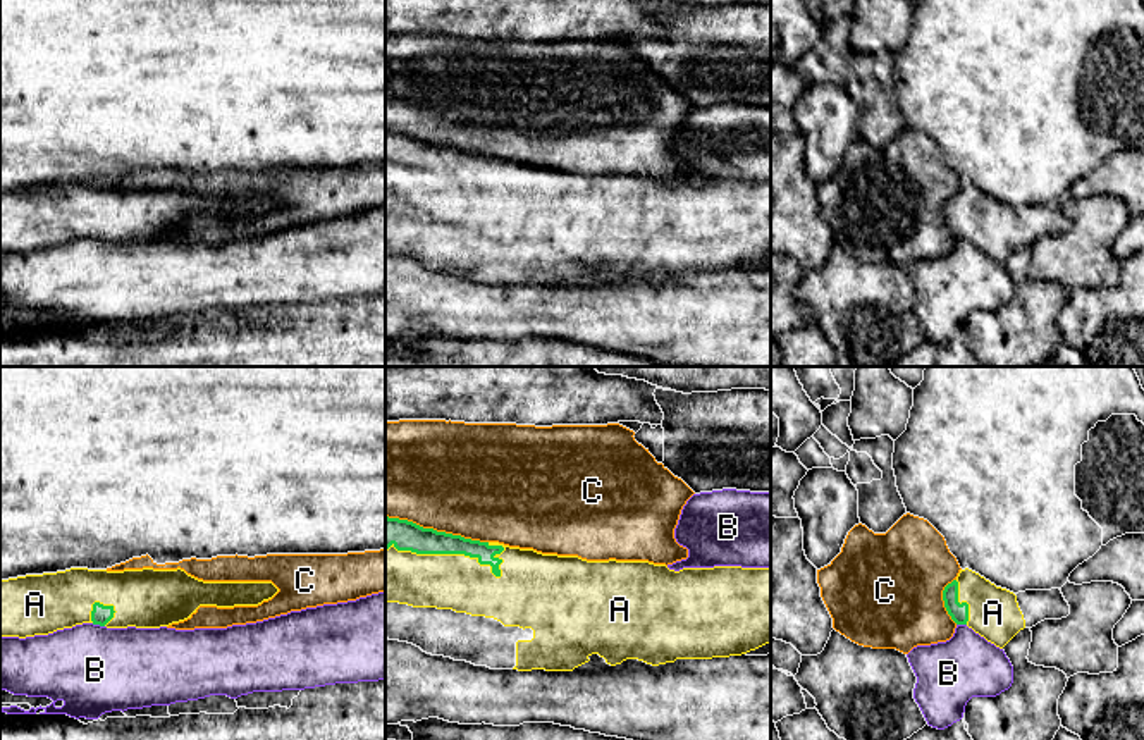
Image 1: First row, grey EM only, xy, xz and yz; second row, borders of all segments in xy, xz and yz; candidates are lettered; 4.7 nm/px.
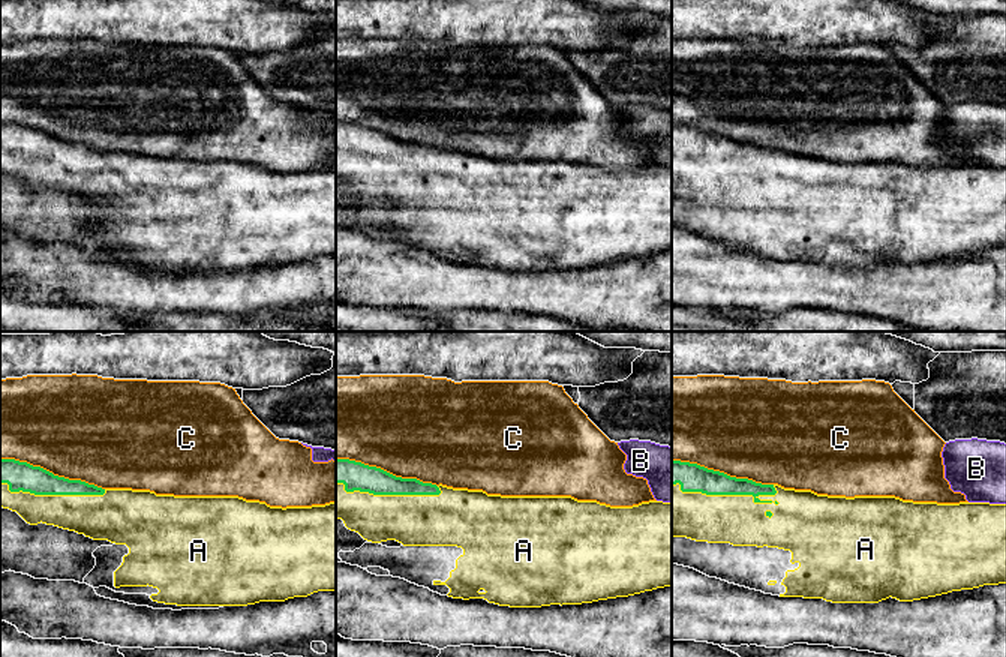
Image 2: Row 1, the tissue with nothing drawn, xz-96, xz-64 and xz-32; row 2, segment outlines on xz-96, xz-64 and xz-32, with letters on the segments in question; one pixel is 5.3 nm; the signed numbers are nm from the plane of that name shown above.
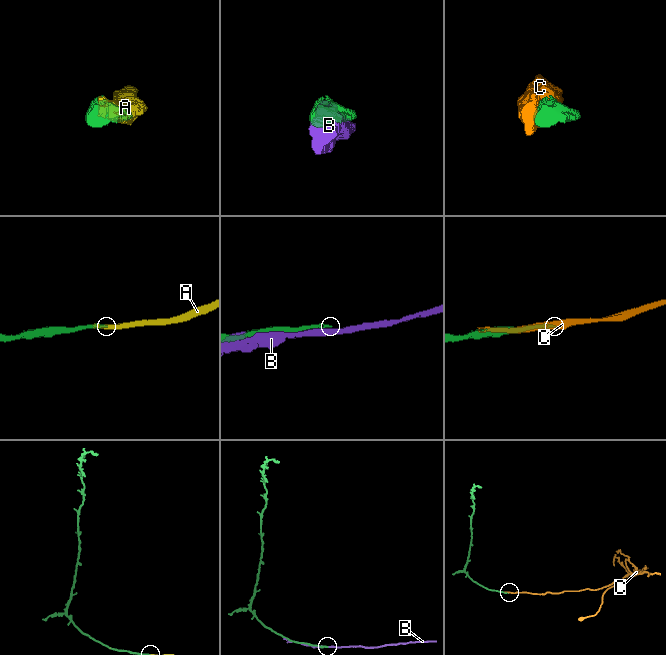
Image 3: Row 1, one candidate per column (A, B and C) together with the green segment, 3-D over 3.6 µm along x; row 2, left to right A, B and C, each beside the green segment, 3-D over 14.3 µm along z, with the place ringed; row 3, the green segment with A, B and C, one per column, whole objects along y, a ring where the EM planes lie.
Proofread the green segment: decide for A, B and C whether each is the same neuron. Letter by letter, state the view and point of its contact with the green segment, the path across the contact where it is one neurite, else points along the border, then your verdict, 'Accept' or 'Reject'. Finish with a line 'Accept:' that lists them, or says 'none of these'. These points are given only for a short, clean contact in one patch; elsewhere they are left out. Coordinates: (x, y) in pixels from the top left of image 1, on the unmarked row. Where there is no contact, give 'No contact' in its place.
A: Touches green at xz (456, 167). Accept
B: Touches green at xy (98, 238). Reject
C: Touches green at xz (436, 145). Reject
Accept: A

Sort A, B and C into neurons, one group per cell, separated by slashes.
A / B / C

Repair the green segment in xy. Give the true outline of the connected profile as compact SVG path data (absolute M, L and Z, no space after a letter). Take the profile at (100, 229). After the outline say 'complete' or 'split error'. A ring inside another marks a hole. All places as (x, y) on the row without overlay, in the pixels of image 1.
M88 184L26 189L0 196L0 251L34 251L93 237L107 243L160 243L191 232L200 220L258 220L279 203L272 196L203 196L184 184Z | split error

